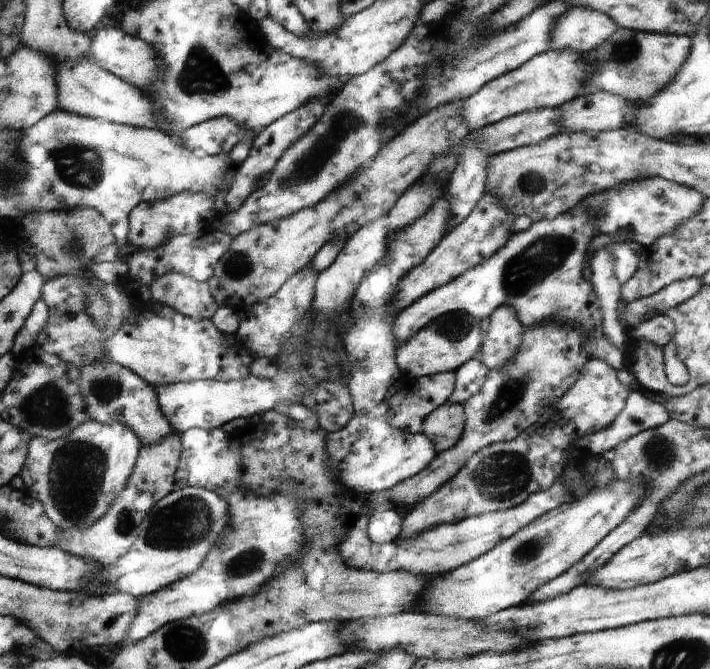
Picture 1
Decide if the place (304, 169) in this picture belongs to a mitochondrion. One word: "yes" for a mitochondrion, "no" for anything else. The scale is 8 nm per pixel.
yes

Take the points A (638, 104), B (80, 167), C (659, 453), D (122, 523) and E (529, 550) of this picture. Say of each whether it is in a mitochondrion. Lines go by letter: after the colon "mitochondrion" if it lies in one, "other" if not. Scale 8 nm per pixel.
A: other
B: mitochondrion
C: mitochondrion
D: mitochondrion
E: mitochondrion

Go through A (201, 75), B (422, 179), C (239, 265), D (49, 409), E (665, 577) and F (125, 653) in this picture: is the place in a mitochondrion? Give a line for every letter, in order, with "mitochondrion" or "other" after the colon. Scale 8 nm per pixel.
A: mitochondrion
B: other
C: mitochondrion
D: mitochondrion
E: other
F: other

